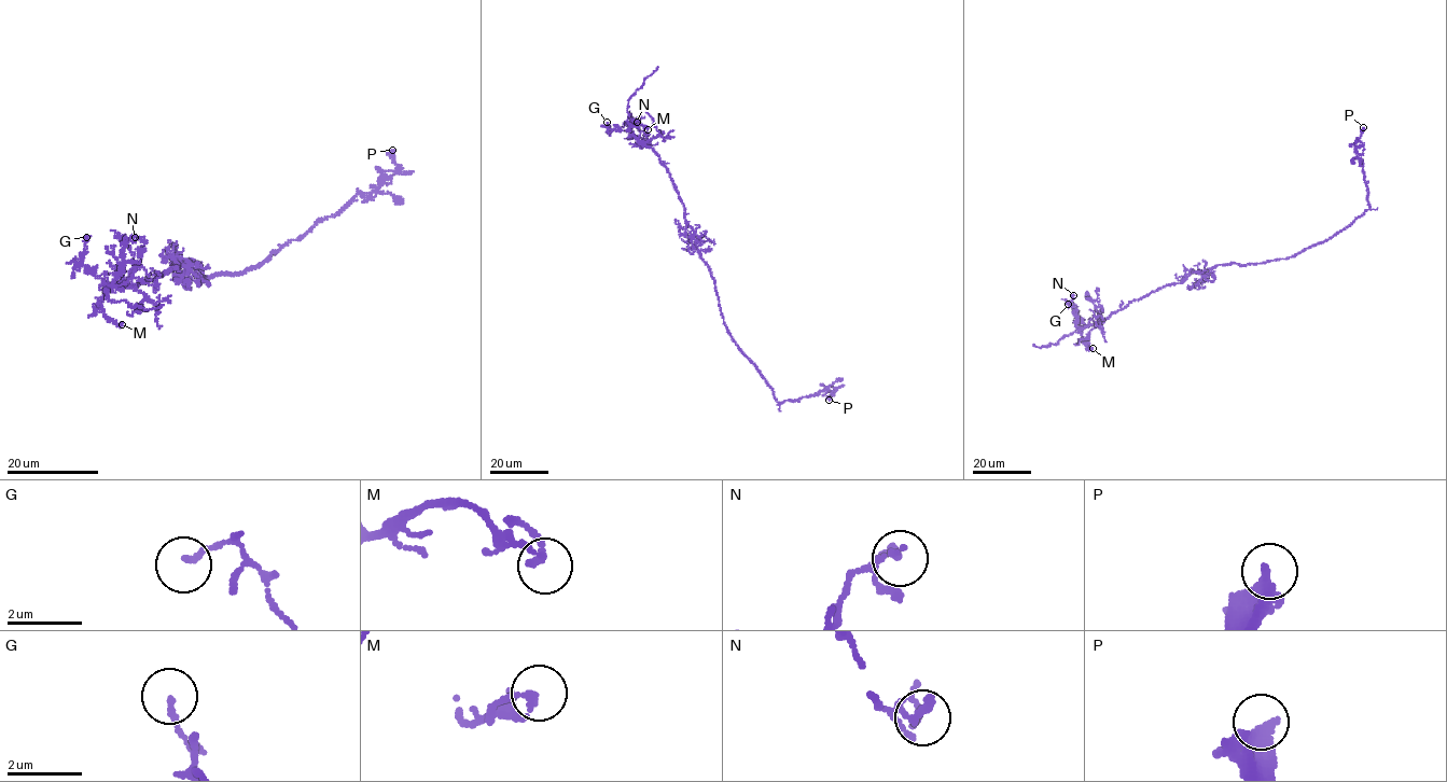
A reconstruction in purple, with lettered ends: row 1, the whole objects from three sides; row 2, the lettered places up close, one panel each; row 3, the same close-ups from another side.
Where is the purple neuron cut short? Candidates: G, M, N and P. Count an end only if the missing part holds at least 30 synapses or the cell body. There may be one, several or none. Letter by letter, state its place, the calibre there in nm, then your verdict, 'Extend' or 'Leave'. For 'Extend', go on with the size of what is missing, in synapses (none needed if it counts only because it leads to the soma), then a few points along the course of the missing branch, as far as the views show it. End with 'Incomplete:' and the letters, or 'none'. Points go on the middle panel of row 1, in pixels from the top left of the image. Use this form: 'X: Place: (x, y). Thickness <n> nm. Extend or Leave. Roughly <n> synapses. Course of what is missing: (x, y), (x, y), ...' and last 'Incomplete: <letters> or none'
G: Place: (607, 122). Thickness 140 nm. Leave
M: Place: (648, 129). Thickness 160 nm. Leave
N: Place: (637, 122). Thickness 140 nm. Leave
P: Place: (829, 400). Thickness 440 nm. Leave
Incomplete: none

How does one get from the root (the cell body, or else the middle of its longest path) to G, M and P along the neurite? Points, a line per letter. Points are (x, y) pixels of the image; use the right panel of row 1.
G: (1243, 265), (1220, 265), (1193, 271), (1181, 282), (1153, 290), (1091, 324), (1083, 324), (1073, 304), (1068, 304)
M: (1243, 265), (1193, 271), (1181, 282), (1134, 299), (1083, 329), (1082, 343), (1087, 350), (1093, 348)
P: (1243, 265), (1294, 256), (1331, 238), (1369, 208), (1363, 165), (1353, 143), (1363, 127)

